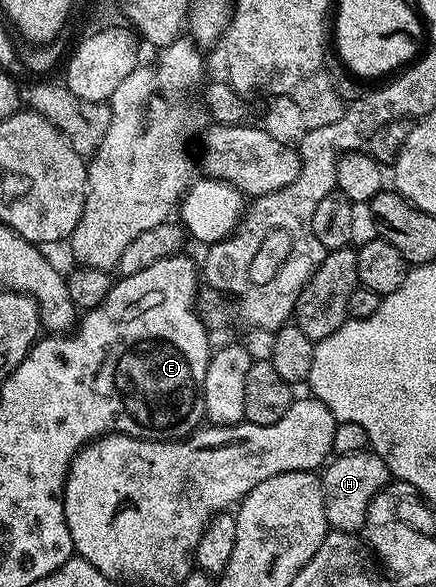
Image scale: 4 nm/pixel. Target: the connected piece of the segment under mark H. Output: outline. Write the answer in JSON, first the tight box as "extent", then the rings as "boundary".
{"extent":[320,449,392,534],"boundary":[[[365,449],[355,454],[337,455],[321,471],[320,477],[324,492],[324,504],[326,505],[327,523],[335,530],[353,534],[365,527],[368,504],[372,504],[374,497],[386,489],[392,475],[378,454]]]}

